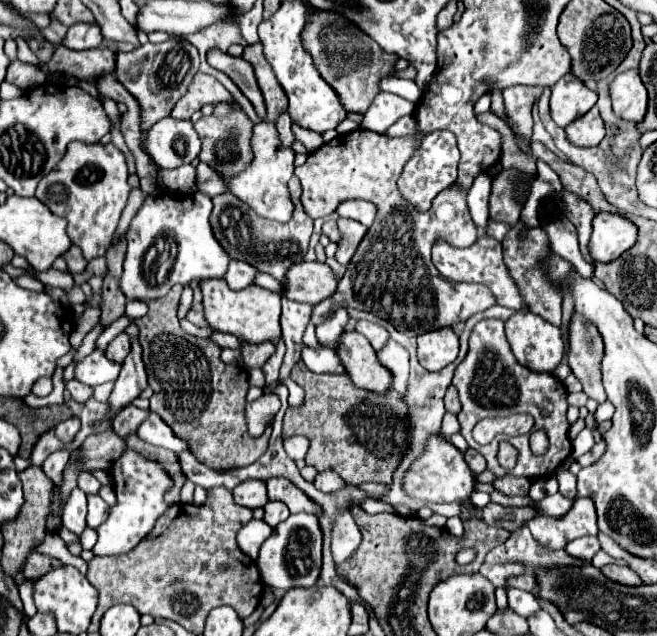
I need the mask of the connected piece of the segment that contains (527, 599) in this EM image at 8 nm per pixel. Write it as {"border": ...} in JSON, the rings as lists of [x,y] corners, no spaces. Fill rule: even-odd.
{"border":[[[520,588],[508,590],[508,606],[514,608],[514,612],[518,612],[524,618],[530,618],[540,610],[536,596],[532,592],[526,592],[526,590],[520,590]]]}

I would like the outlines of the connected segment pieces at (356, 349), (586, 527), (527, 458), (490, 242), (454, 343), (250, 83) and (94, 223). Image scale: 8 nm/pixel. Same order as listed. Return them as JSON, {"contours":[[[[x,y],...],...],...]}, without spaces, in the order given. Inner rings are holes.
{"contours":[[[[346,332],[340,340],[338,356],[358,388],[380,394],[392,390],[392,372],[378,362],[376,350],[362,334]]],[[[576,498],[574,506],[562,520],[550,516],[536,516],[528,522],[532,536],[546,550],[562,550],[566,542],[580,536],[596,536],[596,508],[590,498]]],[[[480,320],[472,334],[470,334],[470,350],[466,354],[466,358],[458,364],[452,384],[456,386],[458,394],[460,394],[460,402],[462,402],[462,412],[458,414],[460,426],[462,426],[462,436],[466,438],[468,446],[478,450],[486,462],[488,462],[488,470],[496,474],[496,478],[508,474],[508,470],[500,468],[500,464],[496,462],[496,448],[499,447],[501,441],[508,441],[512,446],[518,448],[520,452],[520,462],[516,464],[514,470],[510,470],[510,474],[514,476],[524,476],[524,478],[546,478],[552,476],[572,454],[572,444],[568,440],[568,420],[566,420],[566,388],[564,384],[552,376],[552,374],[540,374],[540,372],[532,372],[530,368],[518,364],[518,360],[514,358],[508,340],[504,336],[504,322],[502,320]],[[510,414],[530,414],[534,418],[534,426],[532,430],[525,435],[508,437],[504,434],[496,436],[490,444],[480,446],[474,442],[472,438],[472,428],[478,420],[488,418],[488,416],[510,416]],[[544,428],[548,432],[550,438],[550,448],[546,454],[542,456],[534,456],[530,452],[529,437],[534,430]]],[[[482,236],[468,248],[452,248],[446,242],[440,242],[432,248],[432,262],[444,278],[448,278],[452,282],[484,284],[484,286],[490,288],[490,292],[494,294],[498,304],[502,304],[506,308],[514,308],[514,310],[524,308],[520,292],[518,292],[514,280],[508,276],[508,270],[502,262],[502,244],[498,240],[494,240],[492,236]]],[[[440,328],[418,336],[418,362],[432,372],[442,370],[458,356],[458,336],[452,328]]],[[[212,48],[210,52],[212,52],[212,56],[208,56],[208,64],[212,68],[224,72],[226,76],[230,76],[234,80],[234,84],[242,90],[242,94],[252,102],[258,116],[264,120],[266,118],[266,104],[264,104],[262,92],[254,80],[254,72],[252,72],[250,64],[242,58],[230,56],[228,52],[220,52],[218,48]]],[[[70,144],[68,152],[64,154],[64,158],[58,162],[58,166],[46,176],[40,180],[38,188],[36,188],[36,198],[42,200],[52,214],[56,216],[62,216],[68,220],[68,238],[72,240],[72,244],[80,246],[84,258],[90,262],[92,258],[98,258],[98,256],[104,256],[106,250],[110,248],[112,244],[112,238],[114,238],[114,230],[118,226],[118,220],[120,220],[120,212],[122,208],[126,206],[126,200],[128,200],[128,194],[130,194],[130,186],[128,186],[128,170],[126,170],[126,160],[122,156],[122,152],[112,146],[112,144]]]]}

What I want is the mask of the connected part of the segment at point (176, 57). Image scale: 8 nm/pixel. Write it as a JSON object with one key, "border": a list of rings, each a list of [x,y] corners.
{"border":[[[170,38],[162,44],[142,44],[140,48],[134,48],[132,52],[118,52],[118,64],[116,64],[116,78],[126,86],[126,90],[136,96],[136,100],[142,106],[142,132],[146,134],[146,128],[150,124],[158,122],[160,118],[168,116],[174,108],[174,104],[186,94],[188,84],[196,76],[200,66],[198,50],[190,42],[178,42],[176,38]]]}

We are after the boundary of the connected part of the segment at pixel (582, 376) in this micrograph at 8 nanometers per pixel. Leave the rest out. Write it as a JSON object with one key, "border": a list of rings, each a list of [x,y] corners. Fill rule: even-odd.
{"border":[[[574,314],[570,324],[570,350],[568,350],[568,366],[582,382],[584,392],[596,402],[606,400],[606,392],[600,376],[600,360],[602,360],[602,338],[598,330],[582,320],[582,316]]]}

